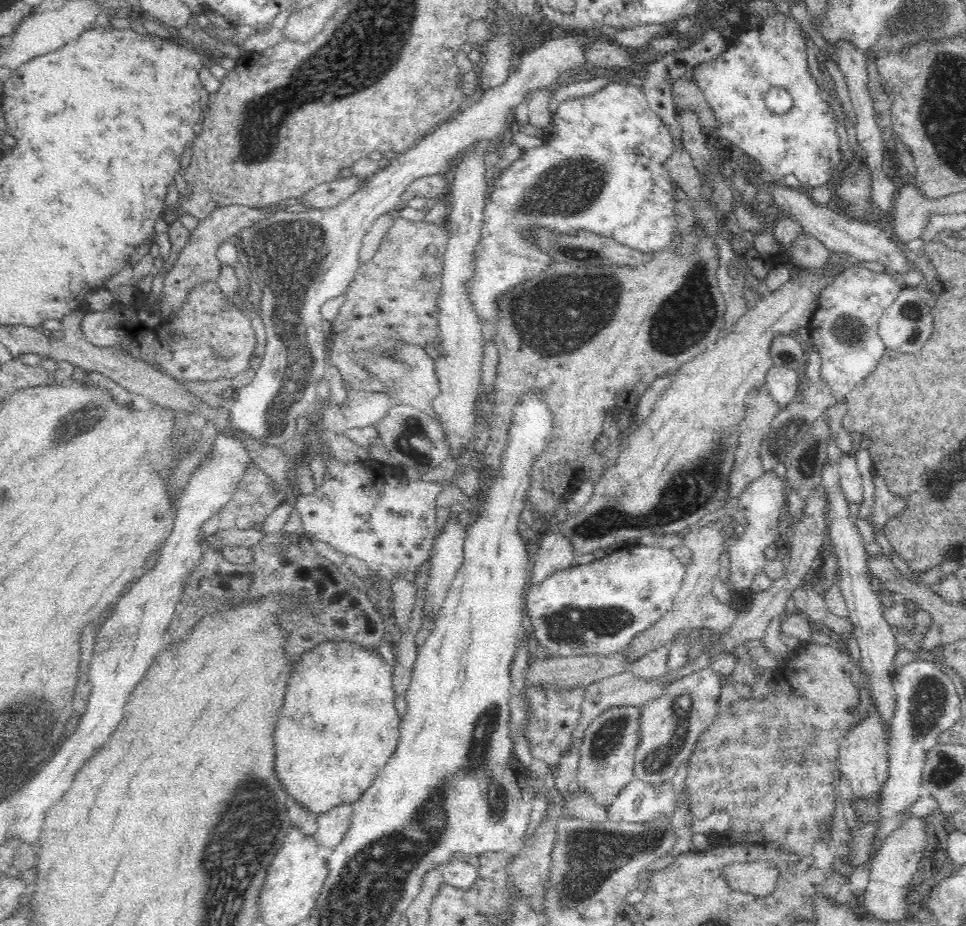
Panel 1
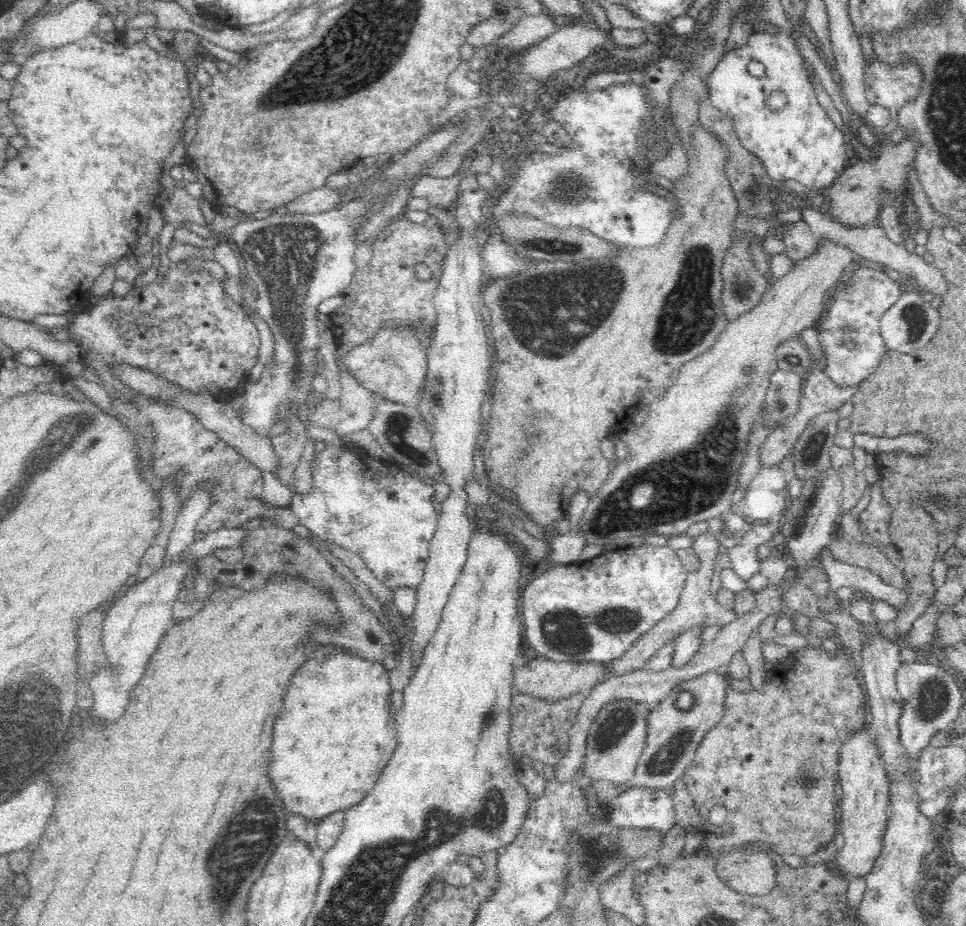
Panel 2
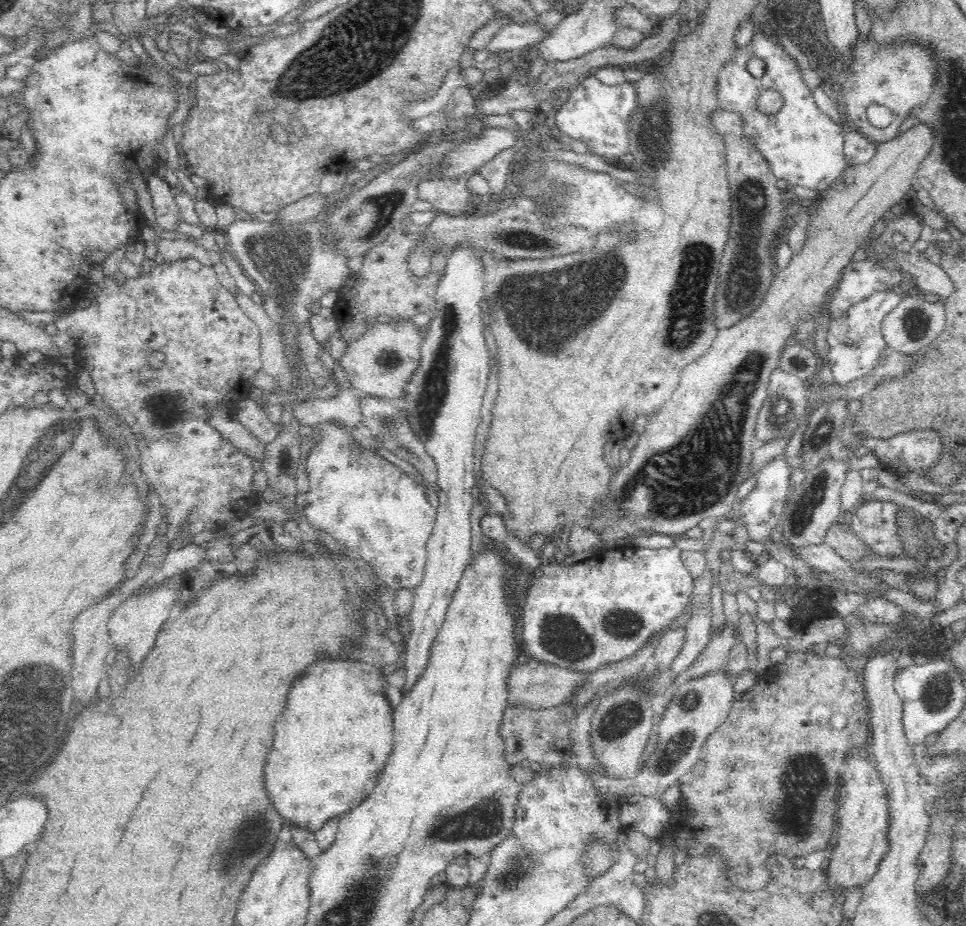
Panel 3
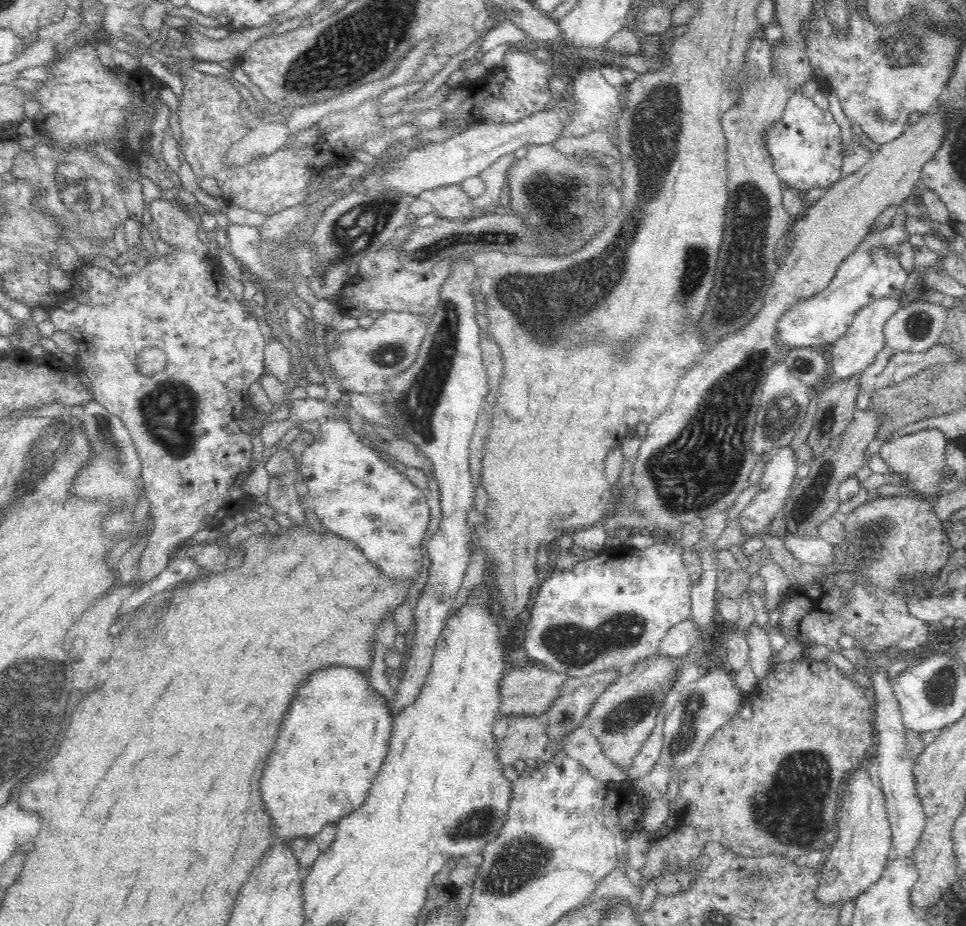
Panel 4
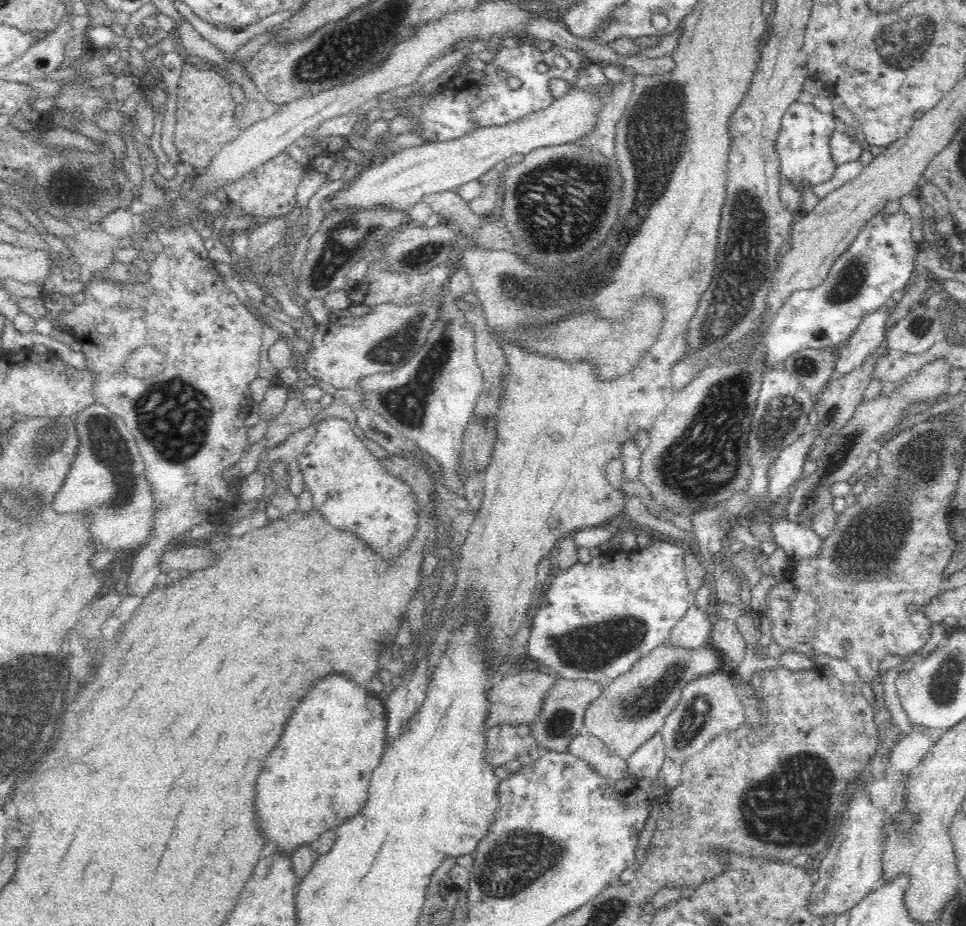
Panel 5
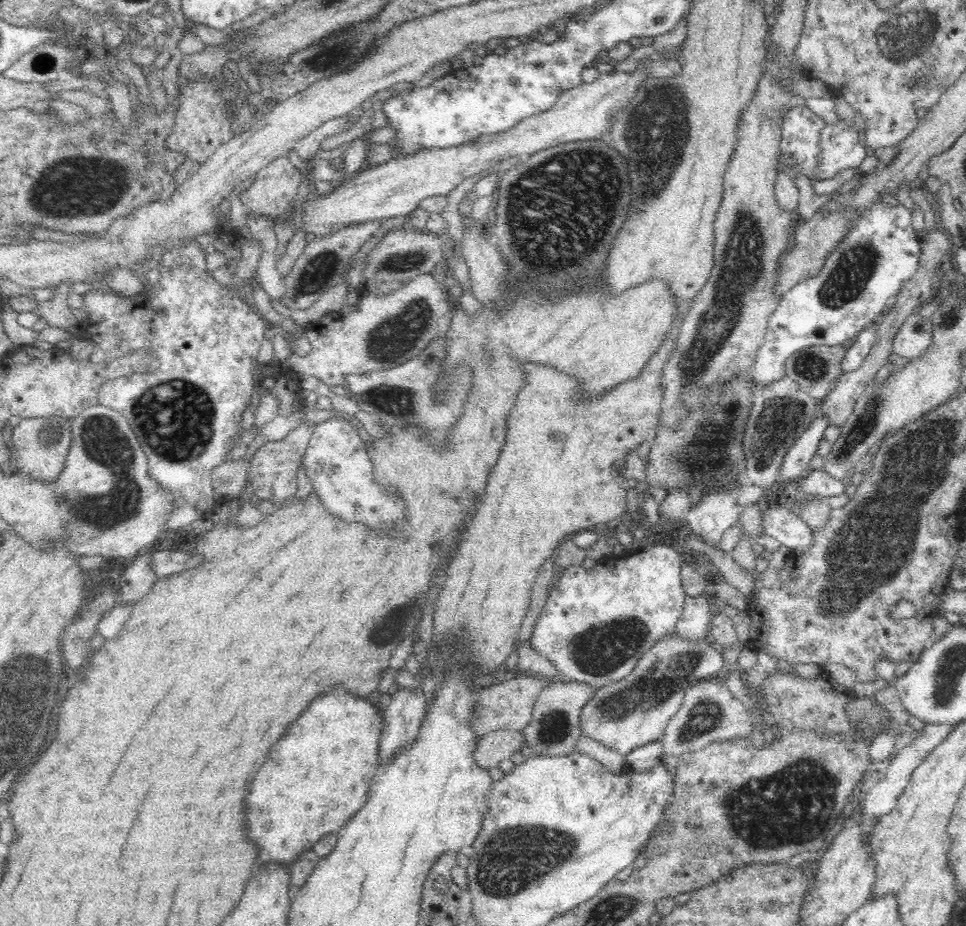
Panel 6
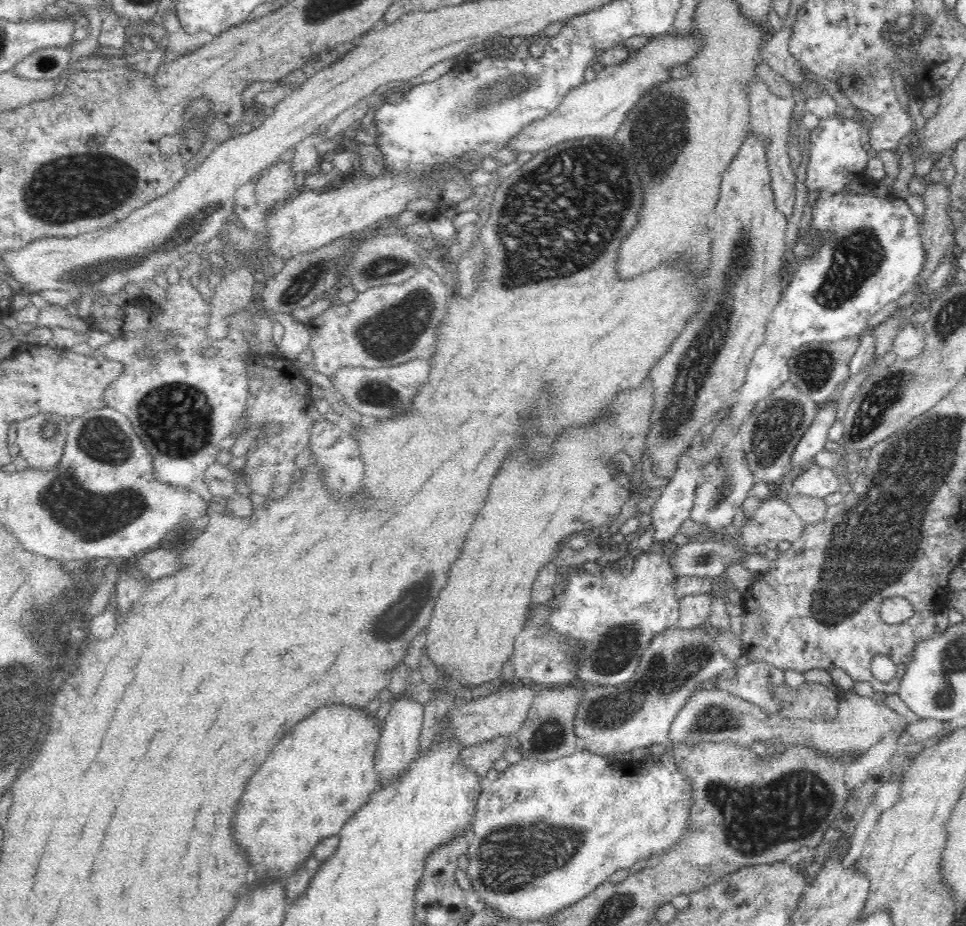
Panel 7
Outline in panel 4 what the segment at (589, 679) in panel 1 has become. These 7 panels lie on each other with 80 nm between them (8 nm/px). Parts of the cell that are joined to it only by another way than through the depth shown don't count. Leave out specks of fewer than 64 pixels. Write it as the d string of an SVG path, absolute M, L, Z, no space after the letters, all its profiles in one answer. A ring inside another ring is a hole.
M536 662L518 668L510 666L500 680L500 712L498 716L506 715L542 715L554 704L560 696L560 690L570 676L564 672L544 669Z

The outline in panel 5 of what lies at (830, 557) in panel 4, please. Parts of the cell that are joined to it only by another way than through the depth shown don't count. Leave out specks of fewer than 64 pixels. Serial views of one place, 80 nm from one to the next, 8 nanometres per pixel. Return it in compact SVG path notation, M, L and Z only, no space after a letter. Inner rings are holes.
M778 514L778 520L772 524L771 531L777 544L795 560L818 556L822 548L822 539L811 527L792 522L783 514Z

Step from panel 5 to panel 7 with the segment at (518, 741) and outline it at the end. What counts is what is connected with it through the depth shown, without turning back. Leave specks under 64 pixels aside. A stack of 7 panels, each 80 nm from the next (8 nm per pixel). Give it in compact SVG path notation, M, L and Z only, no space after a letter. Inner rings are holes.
M497 736L474 746L463 747L460 761L464 761L480 780L486 781L486 772L495 766L496 760L504 759L509 747L508 736Z

